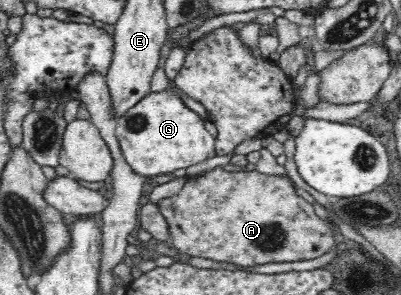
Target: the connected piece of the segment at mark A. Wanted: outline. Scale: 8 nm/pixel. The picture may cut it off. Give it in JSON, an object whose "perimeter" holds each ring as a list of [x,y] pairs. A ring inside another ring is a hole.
{"perimeter":[[[216,167],[188,180],[184,189],[158,203],[170,226],[174,247],[191,257],[229,262],[241,269],[270,262],[310,261],[334,247],[335,232],[316,213],[313,205],[296,194],[290,177],[266,176],[254,171],[226,171]]]}

